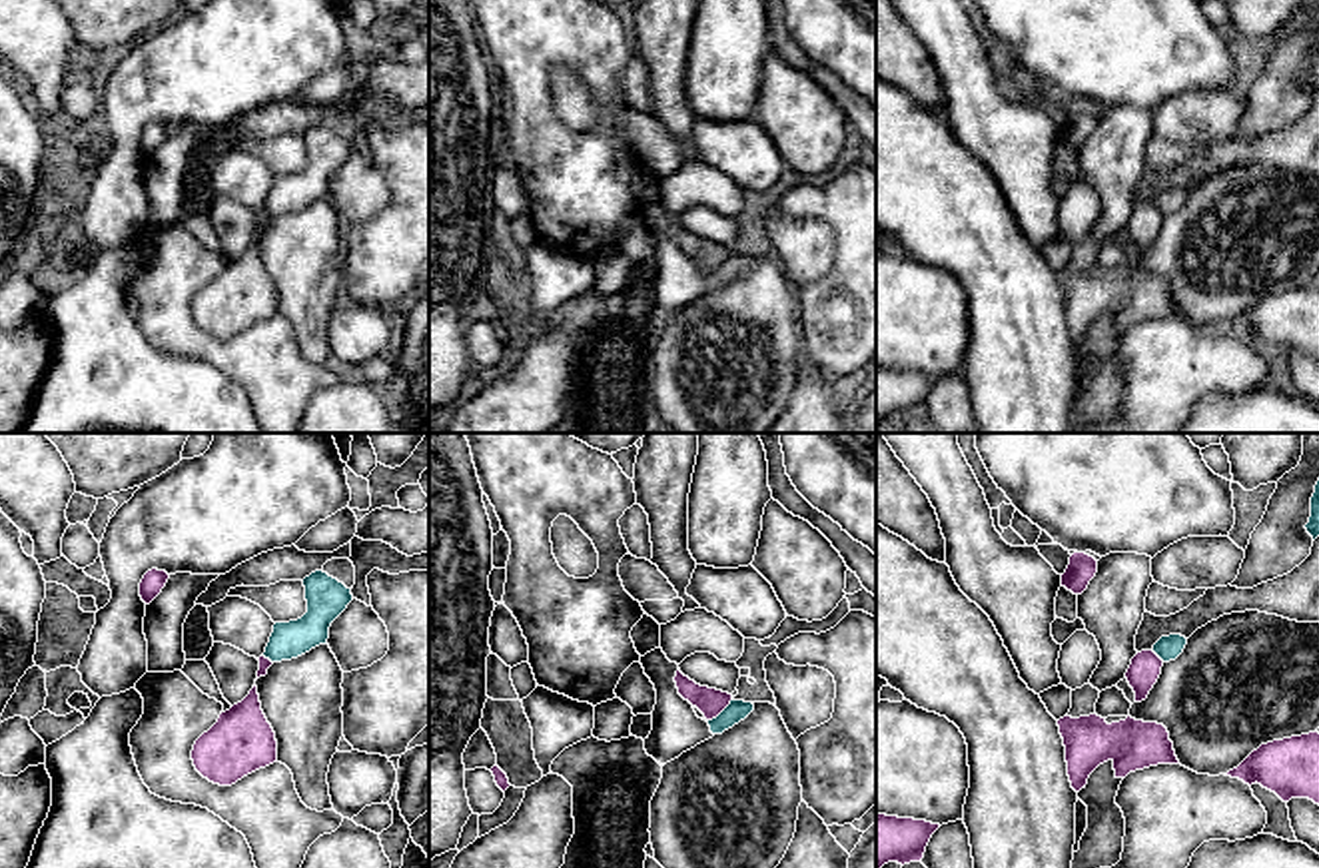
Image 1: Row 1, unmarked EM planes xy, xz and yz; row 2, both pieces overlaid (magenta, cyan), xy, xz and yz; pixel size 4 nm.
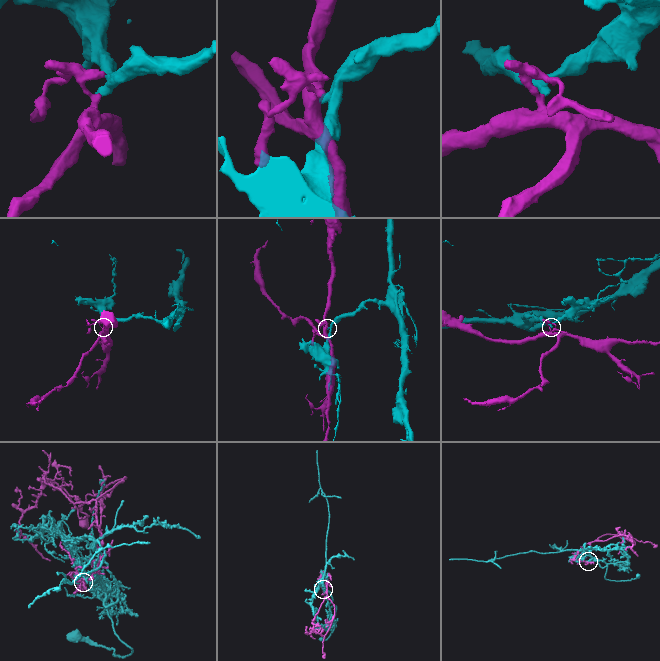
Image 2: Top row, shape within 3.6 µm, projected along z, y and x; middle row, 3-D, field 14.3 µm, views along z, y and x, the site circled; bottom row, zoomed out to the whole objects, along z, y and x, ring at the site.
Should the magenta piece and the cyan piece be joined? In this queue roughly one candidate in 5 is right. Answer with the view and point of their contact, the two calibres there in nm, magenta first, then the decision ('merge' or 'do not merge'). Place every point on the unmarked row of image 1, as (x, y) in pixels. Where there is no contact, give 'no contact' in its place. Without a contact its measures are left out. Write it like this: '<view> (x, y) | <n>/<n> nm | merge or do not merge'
xz (719, 266) | 110/90 nm | do not merge

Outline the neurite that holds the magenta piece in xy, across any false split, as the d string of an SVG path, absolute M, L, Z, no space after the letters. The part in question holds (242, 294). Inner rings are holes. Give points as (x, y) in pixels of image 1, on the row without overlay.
M255 237L196 293L192 313L204 331L220 339L231 339L277 315L275 285L261 263Z

